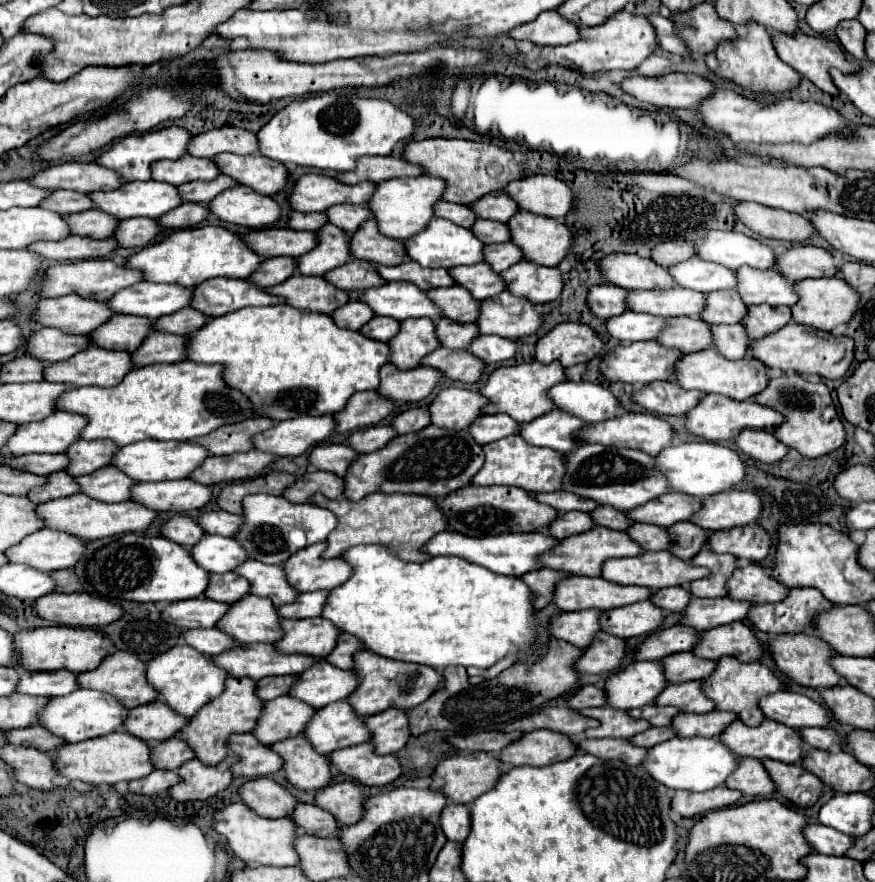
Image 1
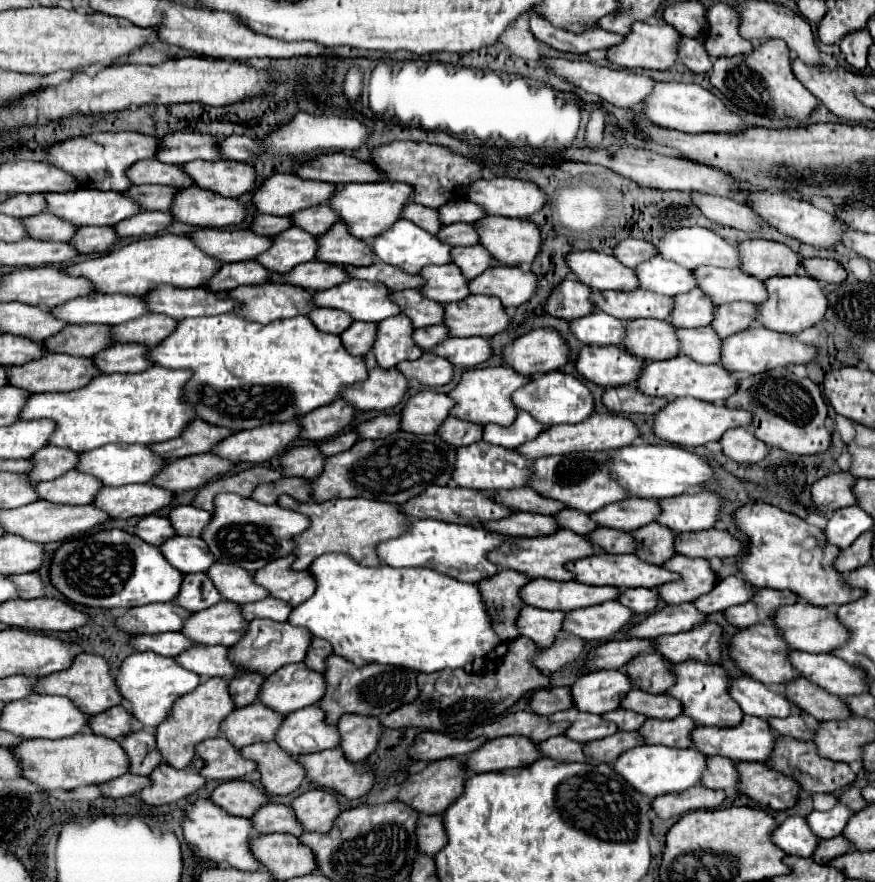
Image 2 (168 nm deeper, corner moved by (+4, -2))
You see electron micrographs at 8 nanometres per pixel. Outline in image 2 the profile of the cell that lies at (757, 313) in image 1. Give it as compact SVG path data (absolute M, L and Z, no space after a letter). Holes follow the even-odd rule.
M733 302L717 308L711 326L721 338L729 338L755 324L757 324L757 306L749 302Z

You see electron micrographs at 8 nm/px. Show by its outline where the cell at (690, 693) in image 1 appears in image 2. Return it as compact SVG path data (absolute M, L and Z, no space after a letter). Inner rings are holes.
M631 690L625 700L621 700L621 708L639 712L647 718L677 718L683 714L681 702L675 698L669 698L667 694L649 694L643 690Z

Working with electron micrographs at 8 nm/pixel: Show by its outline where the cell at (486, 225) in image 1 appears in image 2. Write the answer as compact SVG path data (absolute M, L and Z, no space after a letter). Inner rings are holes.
M463 222L443 226L443 230L439 230L437 236L443 242L449 242L451 246L473 246L473 244L479 242L479 234L477 234L475 226L473 224L463 224Z

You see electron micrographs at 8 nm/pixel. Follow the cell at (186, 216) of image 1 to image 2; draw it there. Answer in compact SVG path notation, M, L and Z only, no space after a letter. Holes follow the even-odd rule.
M141 212L133 218L127 218L125 222L119 222L117 234L127 238L127 236L155 236L159 232L165 232L171 224L175 222L173 214L169 212Z

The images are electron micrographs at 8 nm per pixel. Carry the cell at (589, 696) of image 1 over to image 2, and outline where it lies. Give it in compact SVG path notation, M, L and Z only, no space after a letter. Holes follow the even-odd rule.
M545 688L537 690L531 698L531 710L541 716L551 716L559 710L569 710L573 706L571 688Z

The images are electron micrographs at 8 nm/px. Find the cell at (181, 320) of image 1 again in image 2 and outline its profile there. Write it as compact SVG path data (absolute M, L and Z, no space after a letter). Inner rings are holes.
M149 312L133 322L123 322L121 326L113 326L113 340L157 346L159 342L163 342L163 338L173 334L173 328L177 324L179 322L175 318Z

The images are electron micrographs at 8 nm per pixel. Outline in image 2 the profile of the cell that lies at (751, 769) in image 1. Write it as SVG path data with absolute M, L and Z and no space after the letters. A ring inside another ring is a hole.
M711 756L707 758L707 770L701 778L703 786L709 788L739 788L739 772L737 772L737 762L729 760L729 758L721 758L721 756Z

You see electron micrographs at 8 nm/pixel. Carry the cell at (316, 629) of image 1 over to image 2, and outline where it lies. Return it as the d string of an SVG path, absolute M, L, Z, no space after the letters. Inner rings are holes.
M257 618L249 624L247 634L237 642L237 646L231 646L231 660L239 662L241 666L261 672L263 676L273 674L285 664L291 662L303 662L305 660L305 650L309 650L309 642L313 640L311 634L305 634L299 626L289 626L289 622L273 622L273 620L263 620Z

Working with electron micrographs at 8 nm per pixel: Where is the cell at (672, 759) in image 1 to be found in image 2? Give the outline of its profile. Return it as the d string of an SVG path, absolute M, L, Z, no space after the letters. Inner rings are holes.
M643 744L635 746L633 750L623 752L615 762L617 774L621 774L635 790L647 796L661 796L669 792L681 792L689 786L701 784L701 778L707 770L707 756L701 754L695 746L691 748L669 748L661 744Z

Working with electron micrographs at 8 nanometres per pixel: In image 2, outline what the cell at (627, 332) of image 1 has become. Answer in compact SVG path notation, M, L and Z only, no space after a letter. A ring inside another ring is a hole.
M601 310L571 320L571 332L585 344L597 344L597 346L607 346L607 344L621 344L625 334L627 334L627 324L625 320L613 318Z

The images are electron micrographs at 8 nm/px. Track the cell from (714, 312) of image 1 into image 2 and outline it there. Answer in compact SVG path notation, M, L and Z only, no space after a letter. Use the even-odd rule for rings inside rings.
M695 288L687 294L675 296L675 310L671 314L671 324L679 328L709 326L713 322L713 310L717 310L713 300Z

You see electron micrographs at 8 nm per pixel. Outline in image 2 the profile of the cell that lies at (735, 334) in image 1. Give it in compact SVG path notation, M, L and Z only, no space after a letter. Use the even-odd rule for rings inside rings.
M701 326L691 330L677 330L677 336L681 340L681 354L691 356L695 362L701 364L719 364L721 358L721 338L717 338L717 332L713 326Z

